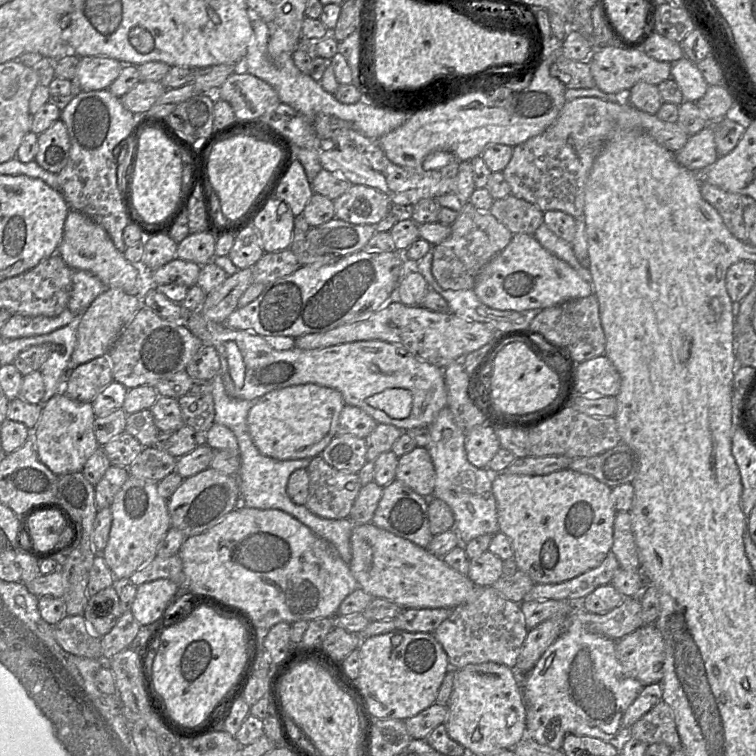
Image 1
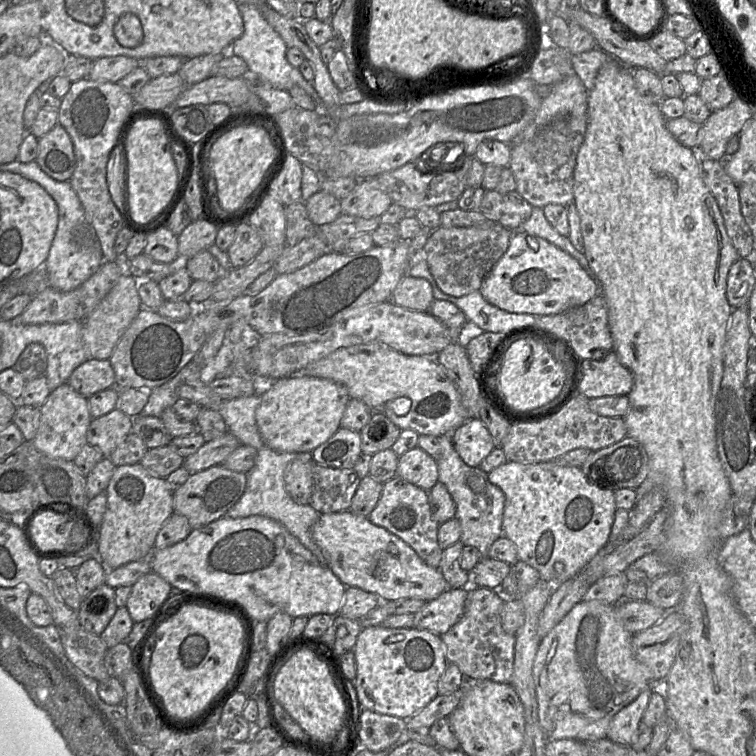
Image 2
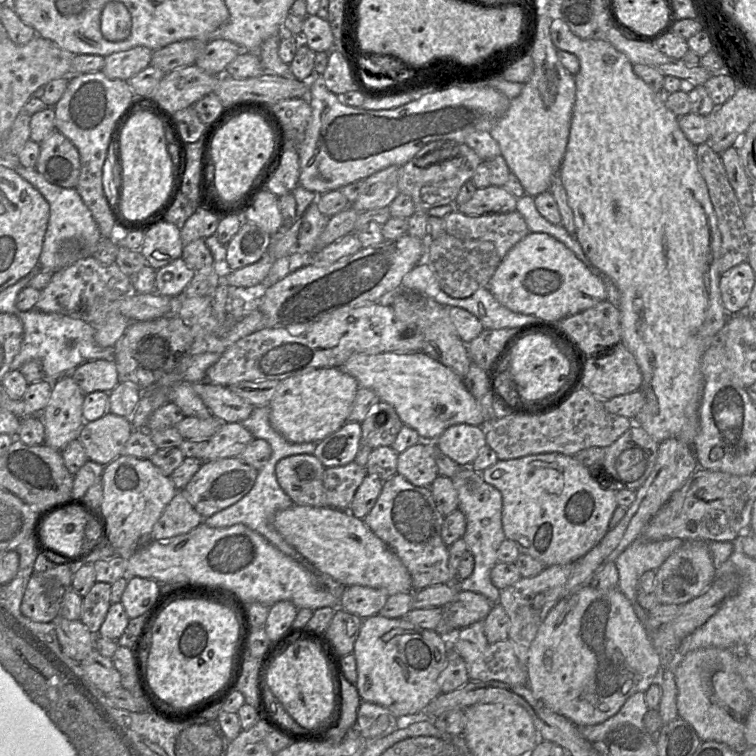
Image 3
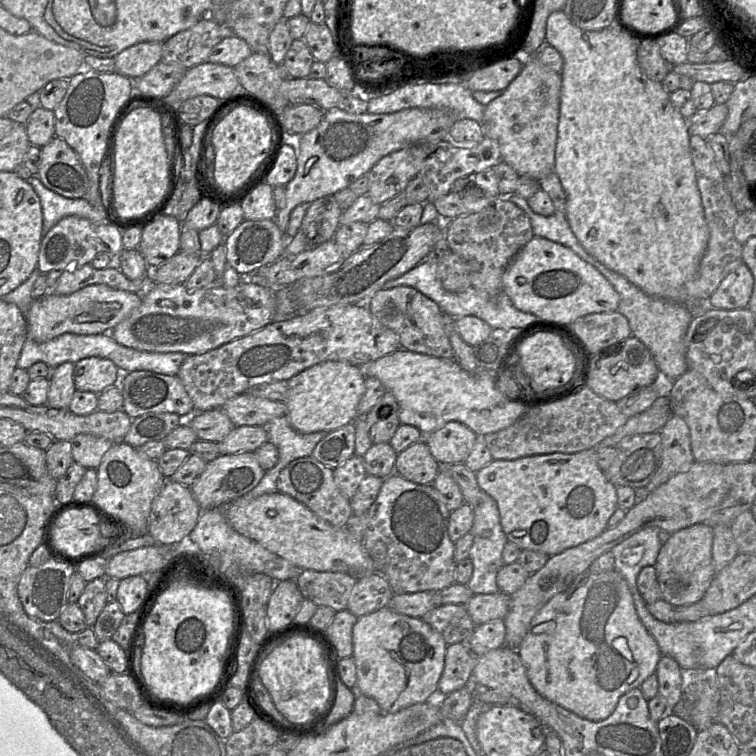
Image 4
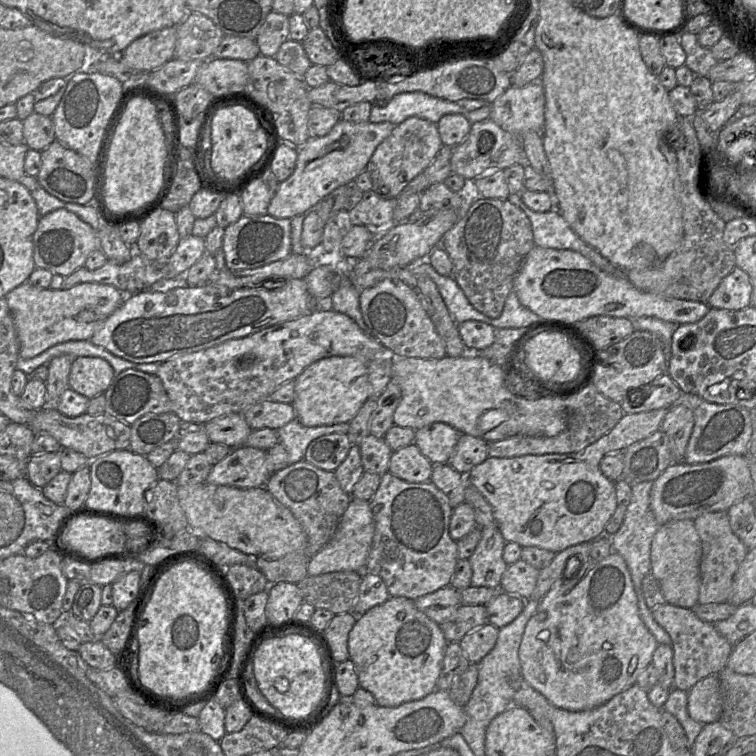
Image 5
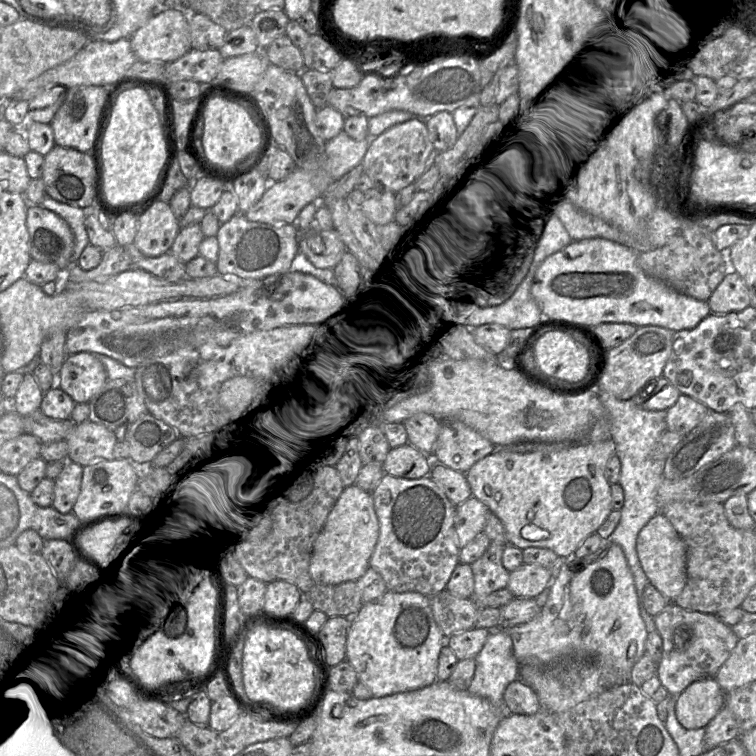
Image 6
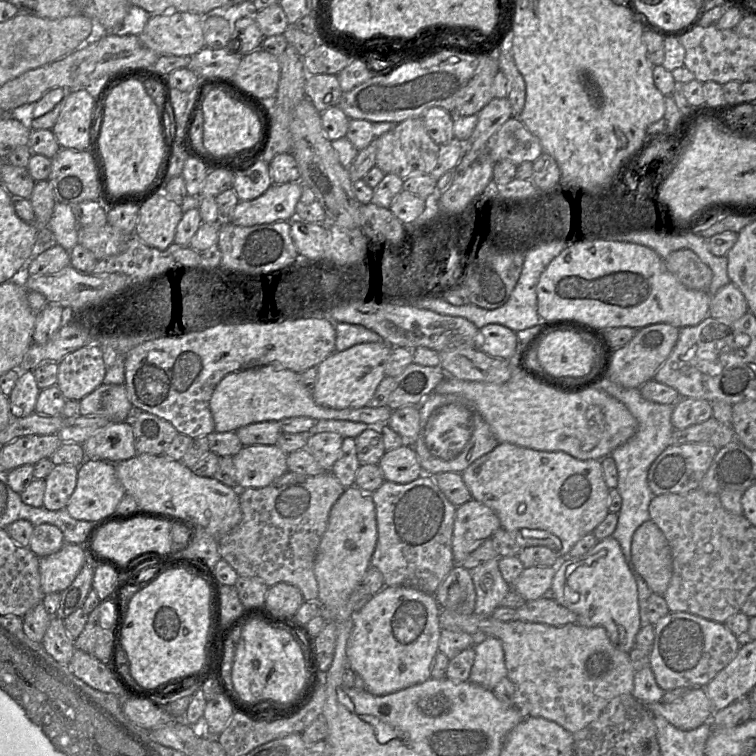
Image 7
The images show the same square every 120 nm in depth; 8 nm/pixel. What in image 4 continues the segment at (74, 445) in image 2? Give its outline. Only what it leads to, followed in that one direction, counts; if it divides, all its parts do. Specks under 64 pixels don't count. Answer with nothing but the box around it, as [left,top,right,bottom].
[46,362,76,409]

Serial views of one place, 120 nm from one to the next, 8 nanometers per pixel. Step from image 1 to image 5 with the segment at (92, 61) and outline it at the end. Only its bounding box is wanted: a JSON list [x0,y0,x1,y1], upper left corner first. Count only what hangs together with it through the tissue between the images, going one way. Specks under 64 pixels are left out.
[121,26,177,73]

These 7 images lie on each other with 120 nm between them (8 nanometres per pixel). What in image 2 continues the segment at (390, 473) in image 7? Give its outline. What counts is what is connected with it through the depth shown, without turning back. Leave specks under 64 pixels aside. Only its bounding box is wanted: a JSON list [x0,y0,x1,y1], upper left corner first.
[397,446,439,491]

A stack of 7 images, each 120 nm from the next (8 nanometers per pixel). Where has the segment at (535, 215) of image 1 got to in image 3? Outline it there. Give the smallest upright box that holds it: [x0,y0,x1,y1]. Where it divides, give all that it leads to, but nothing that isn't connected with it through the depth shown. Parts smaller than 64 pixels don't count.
[456,186,517,216]

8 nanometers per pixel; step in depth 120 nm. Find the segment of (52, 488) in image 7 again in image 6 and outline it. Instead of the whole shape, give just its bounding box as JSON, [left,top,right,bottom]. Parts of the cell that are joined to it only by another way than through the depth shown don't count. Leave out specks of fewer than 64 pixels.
[51,461,83,513]

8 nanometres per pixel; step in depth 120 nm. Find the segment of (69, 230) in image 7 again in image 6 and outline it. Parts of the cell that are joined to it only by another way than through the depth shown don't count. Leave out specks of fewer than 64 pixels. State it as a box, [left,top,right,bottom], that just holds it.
[41,196,90,264]

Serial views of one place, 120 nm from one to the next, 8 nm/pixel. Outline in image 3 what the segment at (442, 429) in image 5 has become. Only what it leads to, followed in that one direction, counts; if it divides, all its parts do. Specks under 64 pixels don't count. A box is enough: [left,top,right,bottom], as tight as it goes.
[436,424,487,466]

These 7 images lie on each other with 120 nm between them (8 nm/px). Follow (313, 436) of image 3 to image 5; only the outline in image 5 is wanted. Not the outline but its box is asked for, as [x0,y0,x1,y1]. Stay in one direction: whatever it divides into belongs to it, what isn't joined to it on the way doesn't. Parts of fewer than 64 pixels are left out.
[294,356,371,427]

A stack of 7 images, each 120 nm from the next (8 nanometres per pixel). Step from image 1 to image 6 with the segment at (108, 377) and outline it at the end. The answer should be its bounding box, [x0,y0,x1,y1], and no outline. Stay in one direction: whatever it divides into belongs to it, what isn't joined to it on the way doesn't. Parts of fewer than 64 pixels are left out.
[56,352,107,403]

